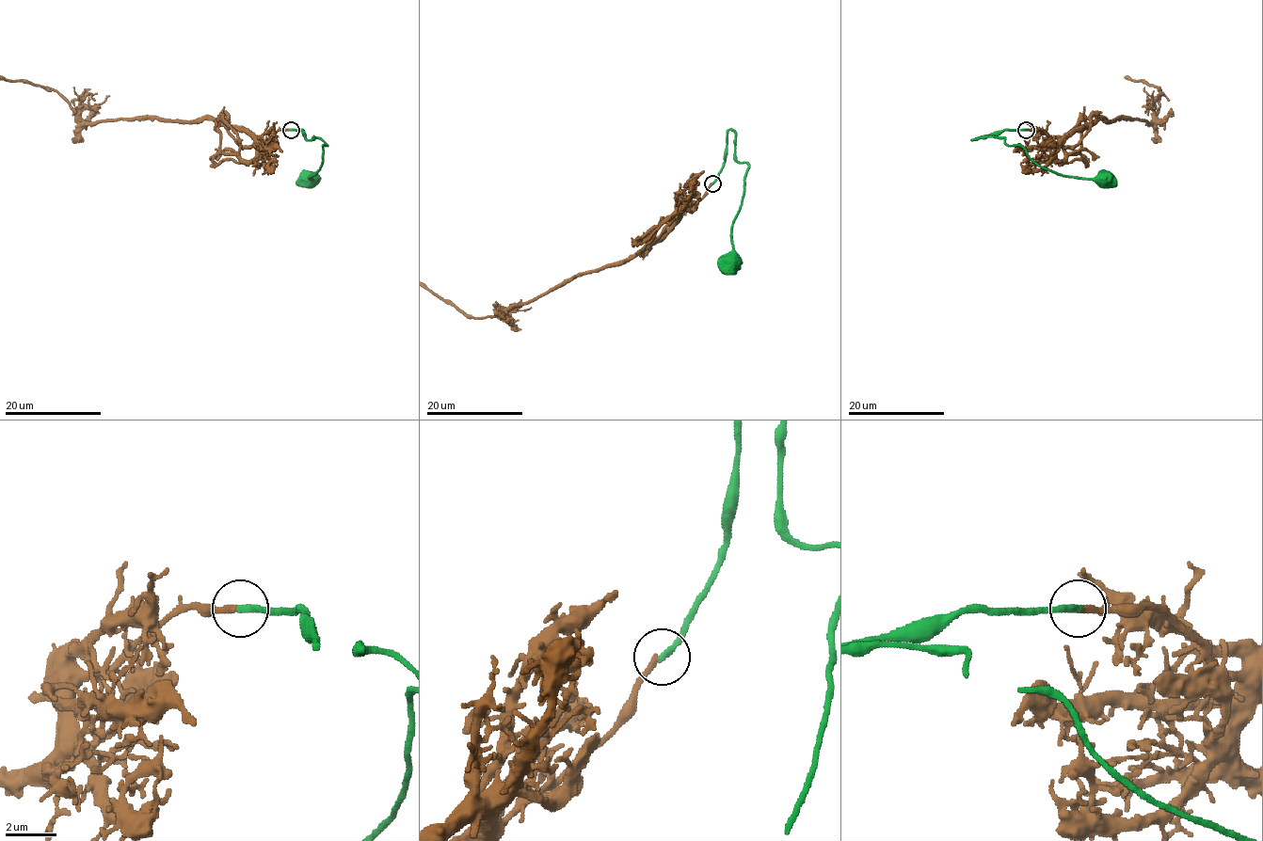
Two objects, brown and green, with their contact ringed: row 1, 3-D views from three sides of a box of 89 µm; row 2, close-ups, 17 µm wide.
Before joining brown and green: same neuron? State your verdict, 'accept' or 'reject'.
accept

